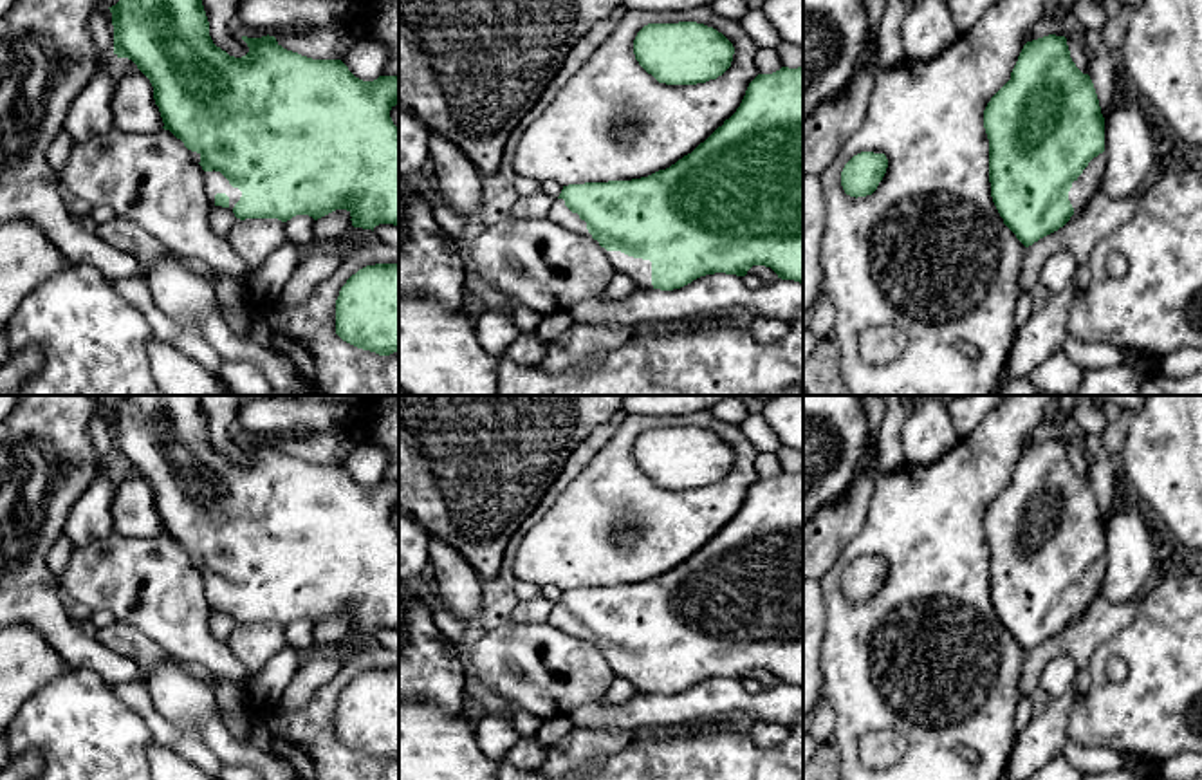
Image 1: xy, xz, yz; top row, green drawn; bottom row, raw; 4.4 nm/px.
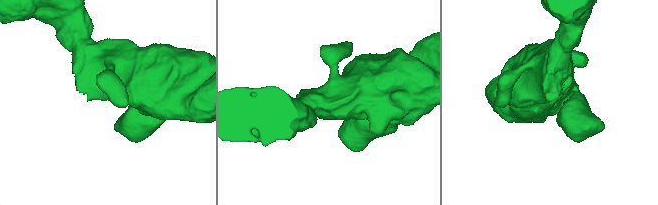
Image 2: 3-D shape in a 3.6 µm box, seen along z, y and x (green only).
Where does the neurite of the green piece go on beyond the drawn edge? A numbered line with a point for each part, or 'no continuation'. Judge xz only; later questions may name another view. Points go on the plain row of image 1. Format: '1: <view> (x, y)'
1: xz (639, 674)

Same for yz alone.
1: yz (1089, 587)

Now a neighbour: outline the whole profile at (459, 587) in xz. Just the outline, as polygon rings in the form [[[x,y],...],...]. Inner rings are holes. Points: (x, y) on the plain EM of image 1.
[[[430,534],[430,563],[435,569],[437,596],[458,619],[466,621],[480,612],[480,576],[464,556],[442,538]]]

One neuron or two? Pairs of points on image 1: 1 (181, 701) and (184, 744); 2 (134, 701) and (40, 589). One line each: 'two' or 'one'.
1: one
2: two

